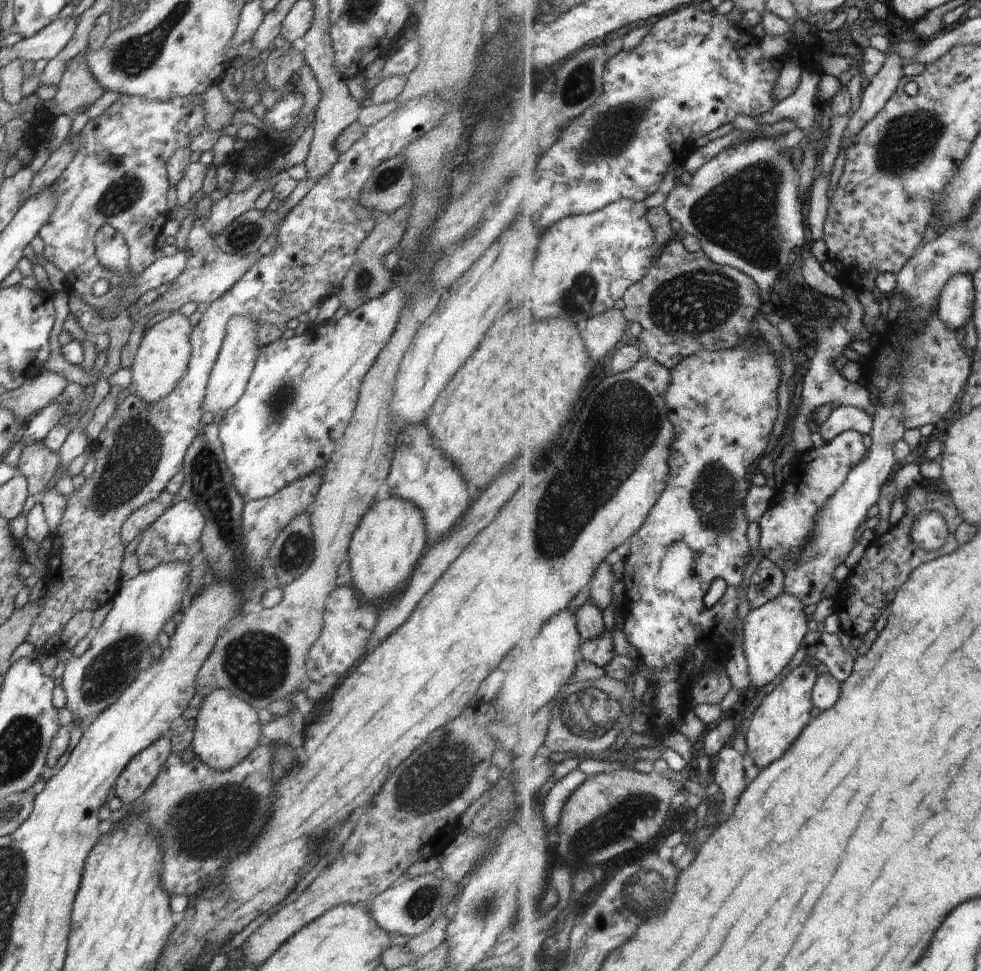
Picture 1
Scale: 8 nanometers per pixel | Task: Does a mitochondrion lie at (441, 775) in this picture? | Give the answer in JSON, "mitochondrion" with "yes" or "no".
{"mitochondrion":"yes"}

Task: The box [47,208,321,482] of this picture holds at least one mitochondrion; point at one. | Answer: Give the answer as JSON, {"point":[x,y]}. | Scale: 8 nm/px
{"point":[276,403]}

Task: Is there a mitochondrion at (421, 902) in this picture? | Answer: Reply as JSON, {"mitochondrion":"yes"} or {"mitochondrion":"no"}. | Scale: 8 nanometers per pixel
{"mitochondrion":"yes"}

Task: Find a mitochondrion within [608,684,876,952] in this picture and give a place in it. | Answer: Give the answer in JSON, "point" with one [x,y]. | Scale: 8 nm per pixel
{"point":[641,889]}

